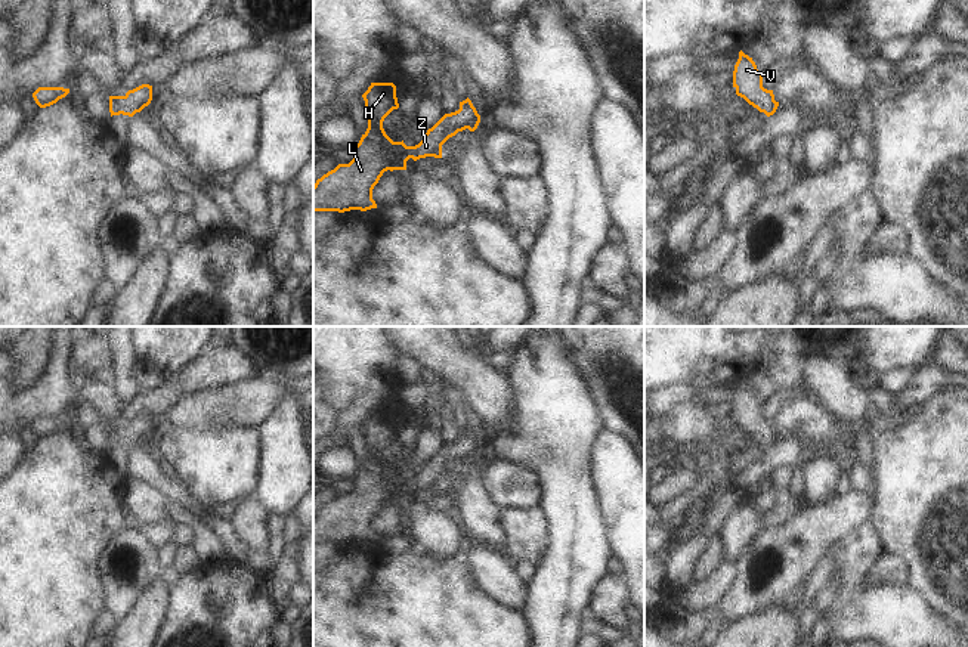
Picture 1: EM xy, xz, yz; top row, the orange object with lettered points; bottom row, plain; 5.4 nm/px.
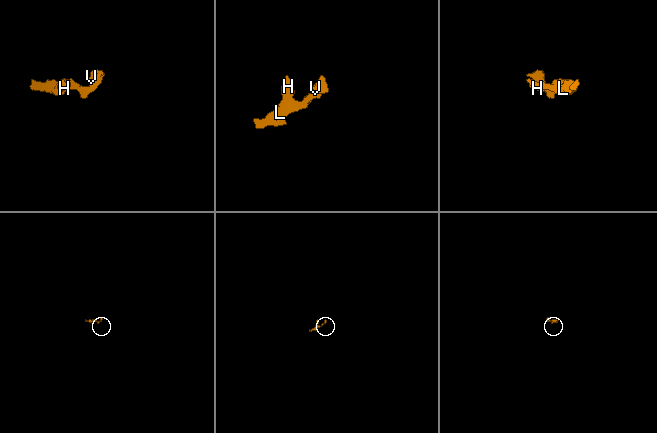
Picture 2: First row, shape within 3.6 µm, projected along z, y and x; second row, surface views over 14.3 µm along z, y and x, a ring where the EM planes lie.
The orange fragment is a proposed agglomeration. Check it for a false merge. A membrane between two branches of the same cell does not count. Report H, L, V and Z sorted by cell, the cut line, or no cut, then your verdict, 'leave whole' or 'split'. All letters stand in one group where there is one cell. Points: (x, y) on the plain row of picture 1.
groups H L V Z; cut none; leave whole

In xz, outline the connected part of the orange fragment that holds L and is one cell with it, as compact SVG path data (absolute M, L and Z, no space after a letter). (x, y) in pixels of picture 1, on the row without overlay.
M371 414L362 425L368 459L355 477L355 489L338 495L313 516L313 542L367 542L377 539L372 520L384 502L406 501L406 492L426 487L442 489L442 476L458 462L474 462L480 446L467 428L460 440L445 445L415 477L393 473L383 459L384 449L399 439L393 414Z

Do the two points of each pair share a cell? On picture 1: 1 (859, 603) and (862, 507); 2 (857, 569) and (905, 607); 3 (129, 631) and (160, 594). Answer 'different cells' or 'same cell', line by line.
1: different cells
2: same cell
3: same cell

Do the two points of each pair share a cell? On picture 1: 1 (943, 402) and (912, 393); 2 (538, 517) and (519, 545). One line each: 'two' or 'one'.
1: two
2: one

